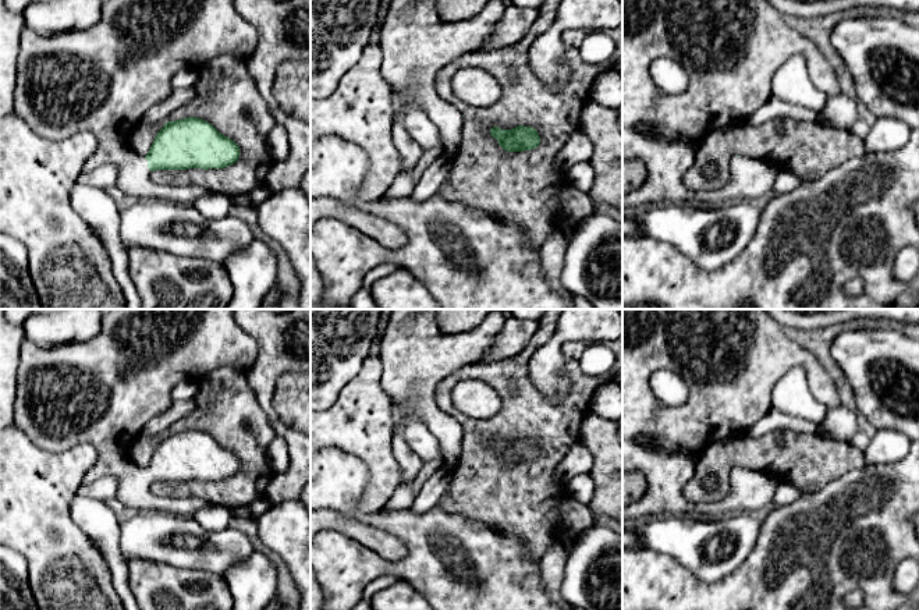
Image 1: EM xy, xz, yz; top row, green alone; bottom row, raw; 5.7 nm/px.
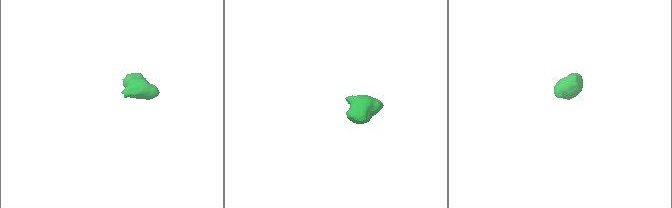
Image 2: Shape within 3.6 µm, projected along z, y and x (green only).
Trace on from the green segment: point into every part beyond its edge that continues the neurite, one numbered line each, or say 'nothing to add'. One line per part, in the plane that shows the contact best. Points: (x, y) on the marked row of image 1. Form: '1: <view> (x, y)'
1: xy (102, 80)

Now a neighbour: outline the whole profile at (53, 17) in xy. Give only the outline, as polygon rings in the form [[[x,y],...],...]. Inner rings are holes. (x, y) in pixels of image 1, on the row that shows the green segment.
[[[33,1],[24,10],[24,25],[43,36],[88,29],[100,21],[102,1]]]

